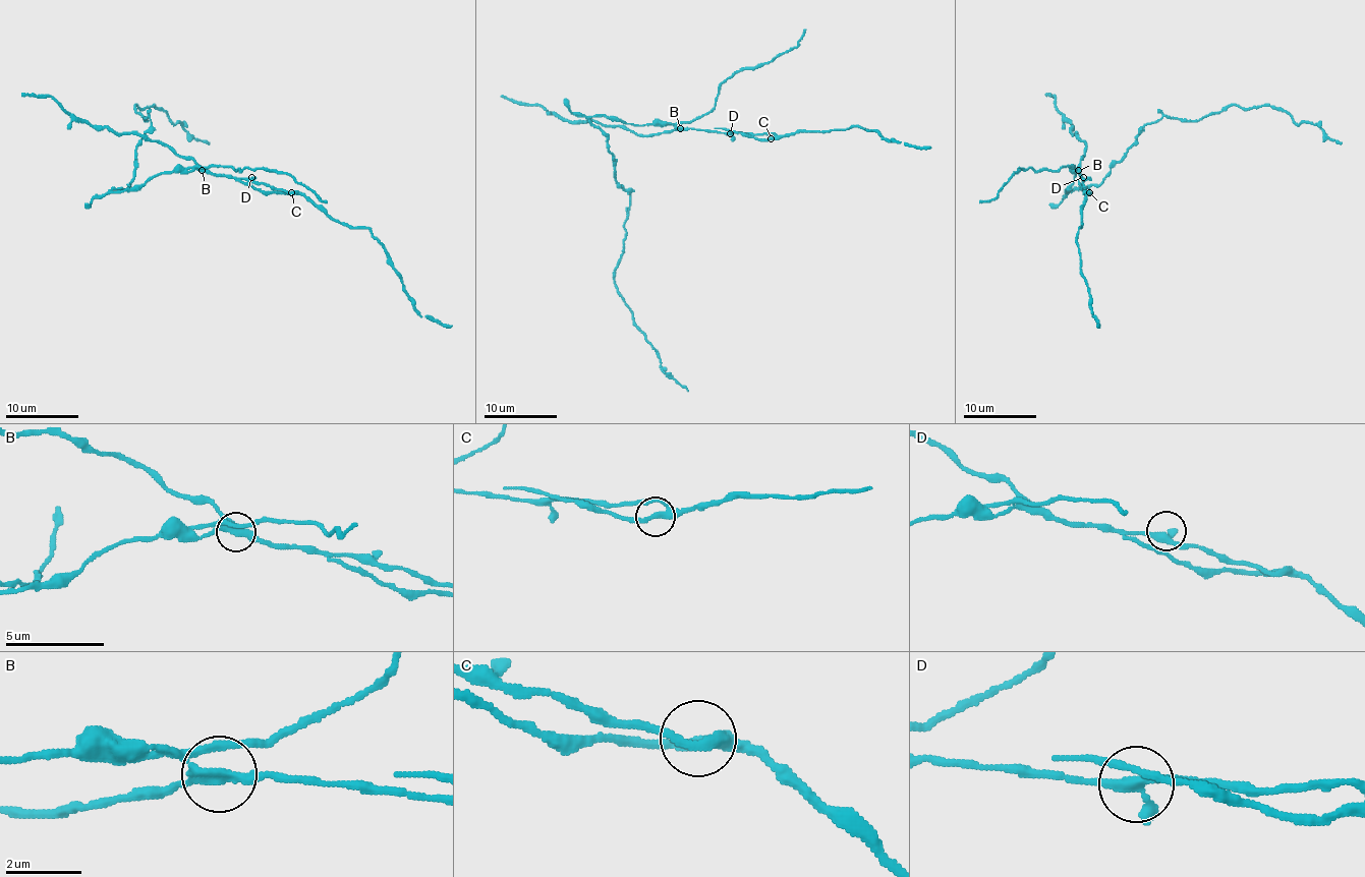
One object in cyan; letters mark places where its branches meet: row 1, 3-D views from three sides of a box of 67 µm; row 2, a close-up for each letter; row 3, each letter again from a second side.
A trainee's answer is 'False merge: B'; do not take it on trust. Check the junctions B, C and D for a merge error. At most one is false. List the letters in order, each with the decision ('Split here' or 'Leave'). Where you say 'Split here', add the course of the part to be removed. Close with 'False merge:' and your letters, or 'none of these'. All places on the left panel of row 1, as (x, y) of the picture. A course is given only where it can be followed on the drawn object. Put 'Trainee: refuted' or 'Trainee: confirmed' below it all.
B: Split here. Course of the part to remove: (202, 170), (157, 174), (111, 192), (130, 183), (134, 150), (151, 124), (136, 104), (155, 106), (210, 144)
C: Leave
D: Leave
False merge: B
Trainee: confirmed

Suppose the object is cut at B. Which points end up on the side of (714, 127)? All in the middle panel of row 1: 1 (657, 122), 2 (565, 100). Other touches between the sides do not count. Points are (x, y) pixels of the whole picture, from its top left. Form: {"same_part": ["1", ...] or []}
{"same_part": []}

